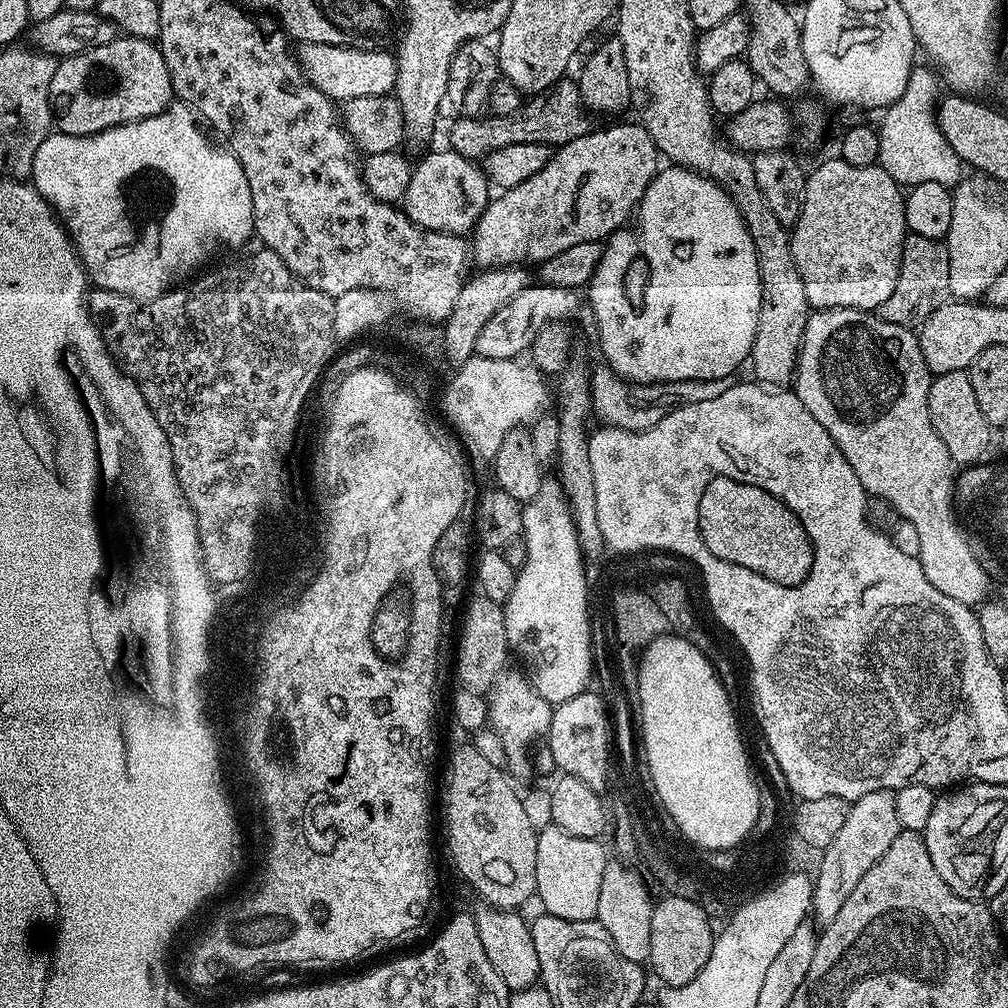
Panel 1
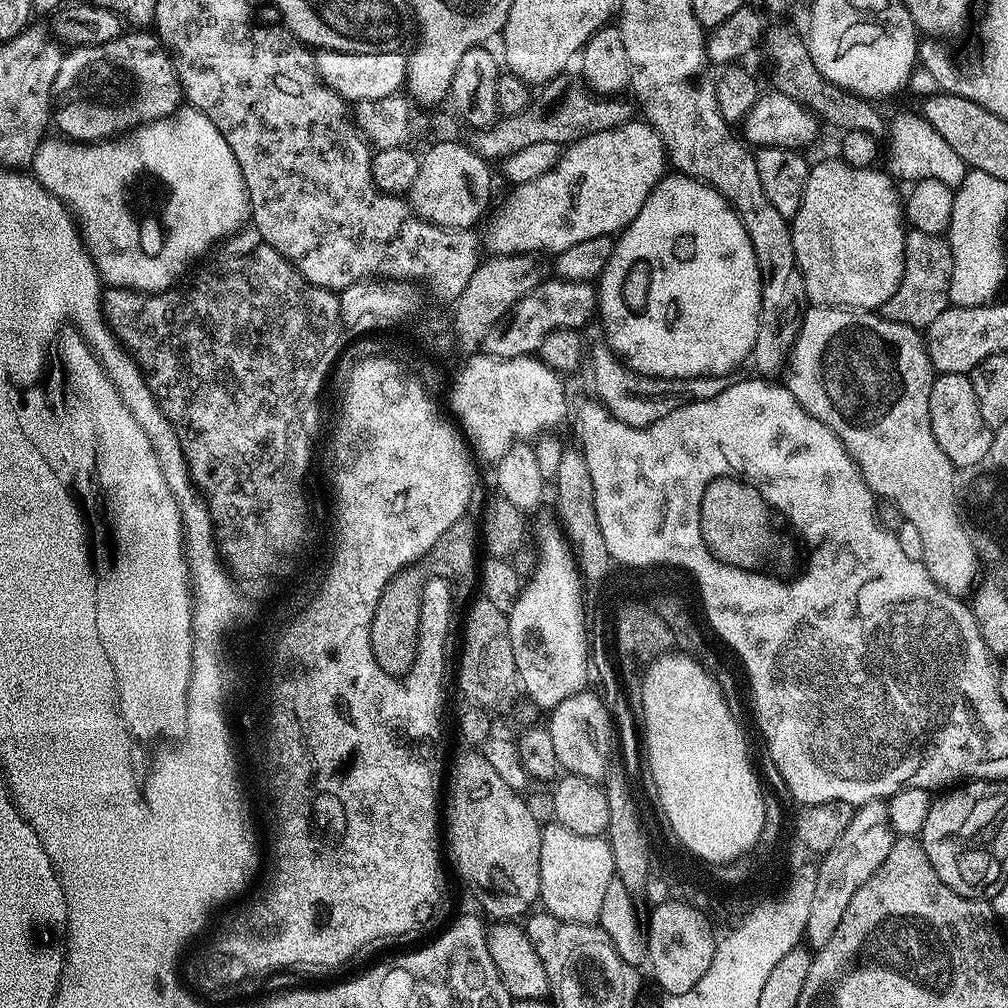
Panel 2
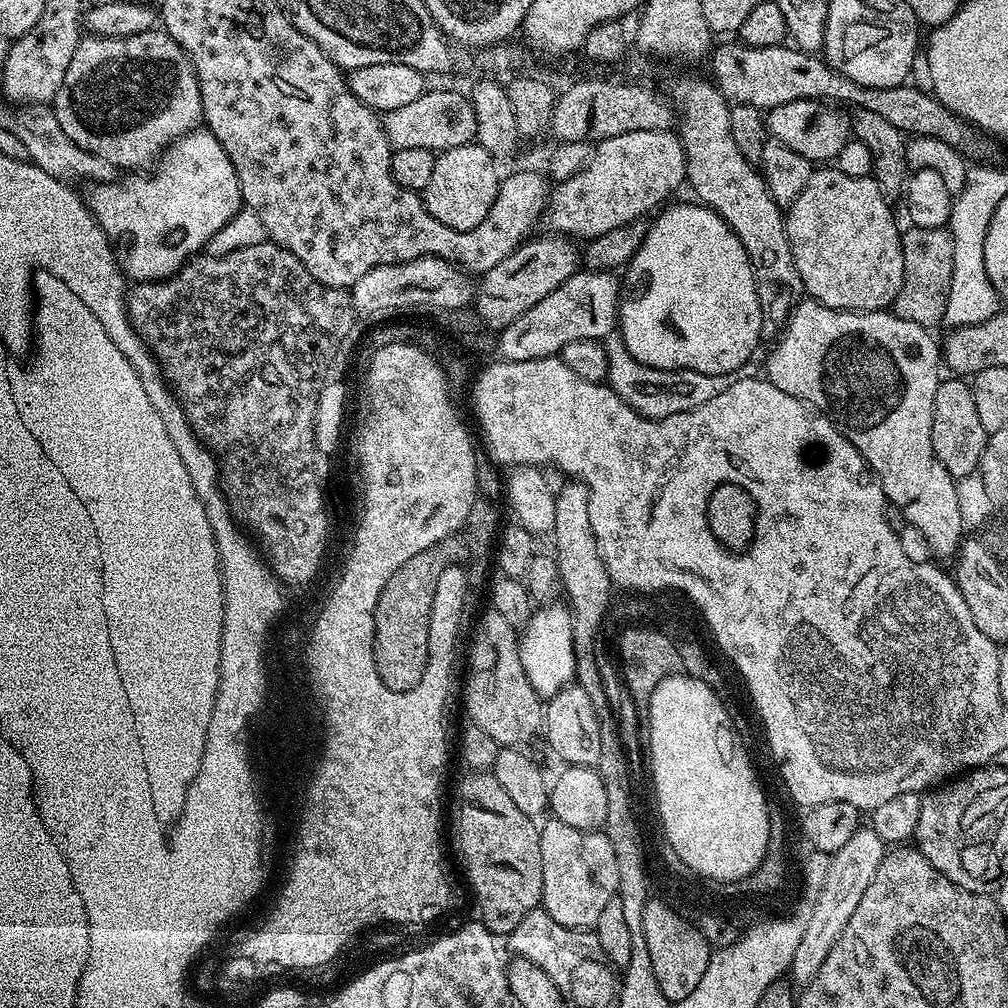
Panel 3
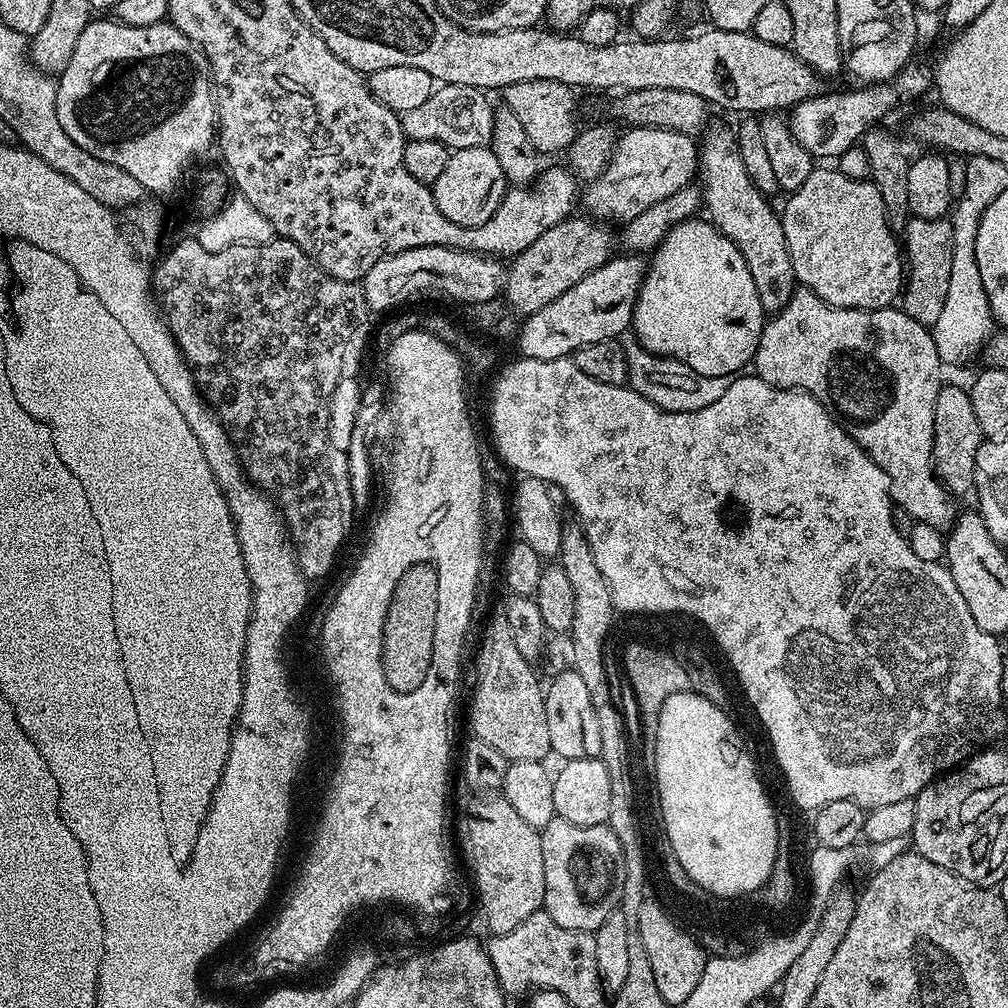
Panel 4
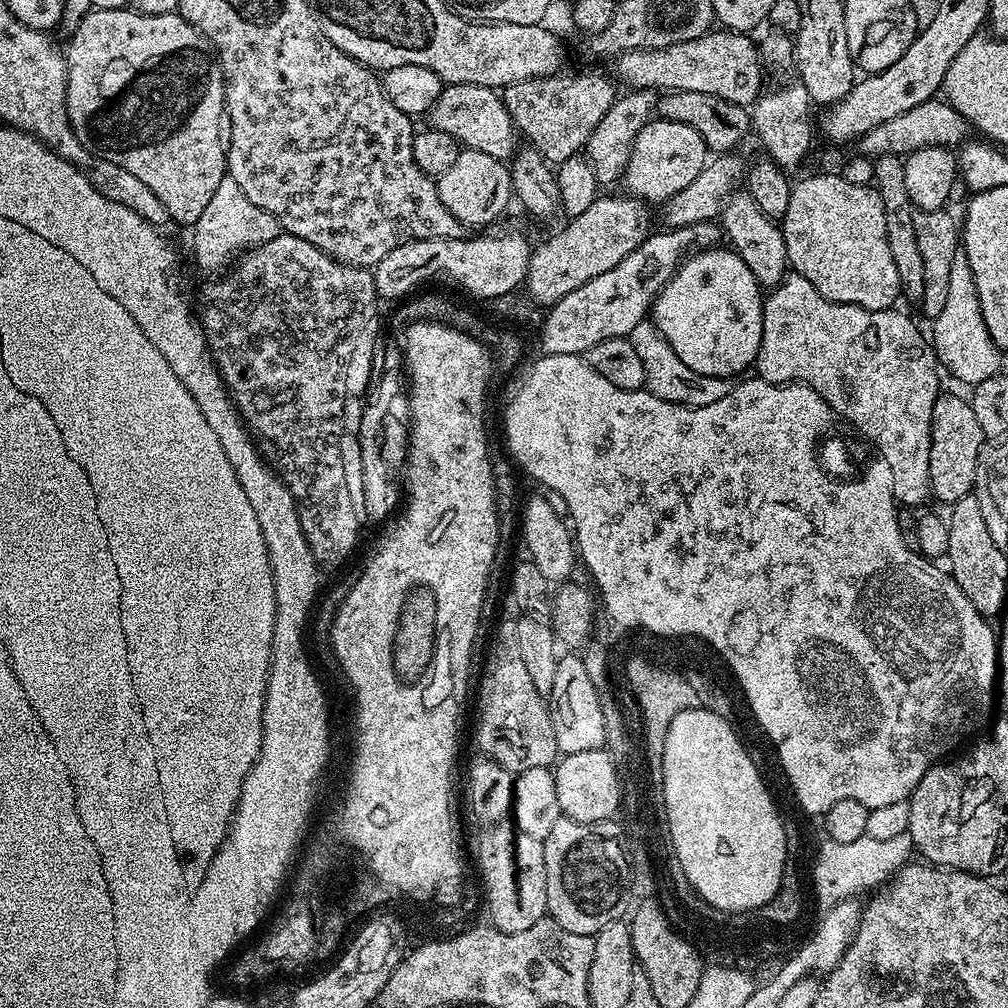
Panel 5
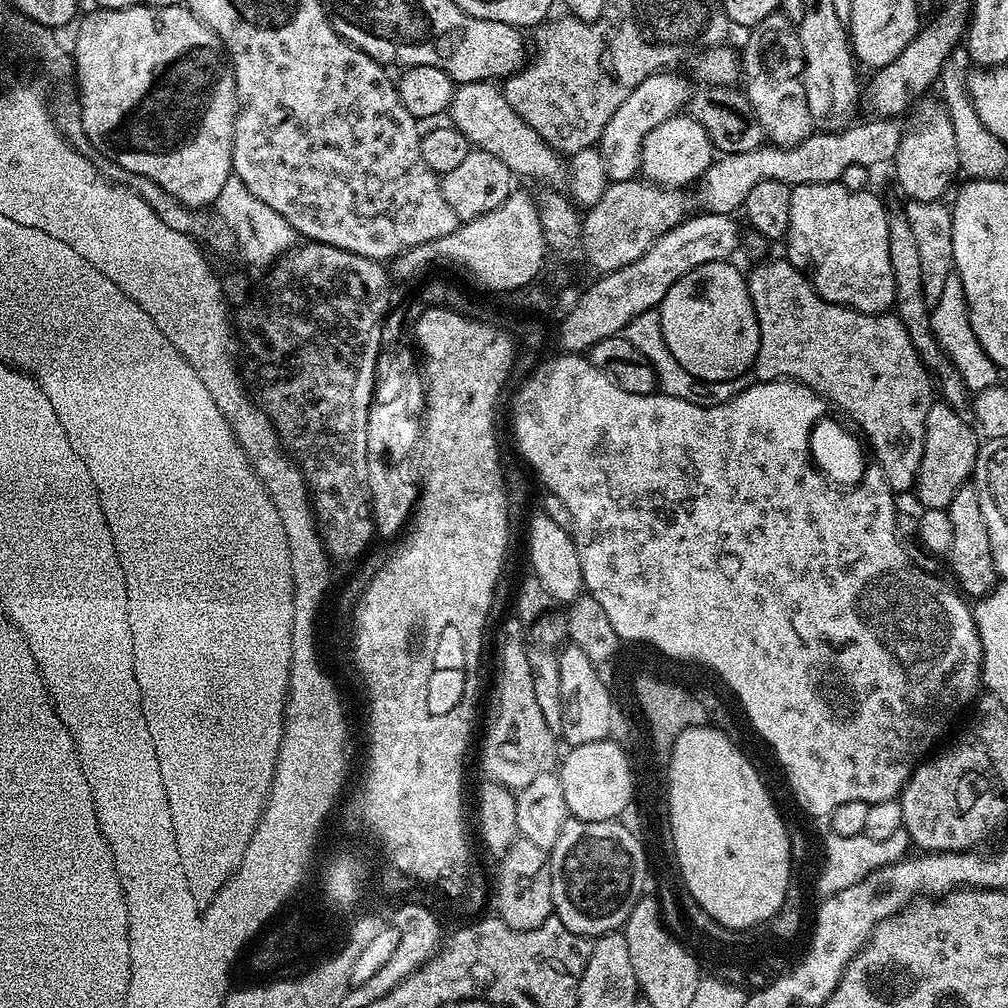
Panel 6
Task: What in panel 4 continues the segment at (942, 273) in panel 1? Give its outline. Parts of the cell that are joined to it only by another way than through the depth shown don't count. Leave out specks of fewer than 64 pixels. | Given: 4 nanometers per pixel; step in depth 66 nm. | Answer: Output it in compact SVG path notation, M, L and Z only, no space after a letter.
M912 216L904 225L902 252L906 257L902 310L907 316L914 318L914 322L925 326L934 325L942 314L942 306L946 306L946 293L950 291L950 266L954 263L954 230L951 219L931 220Z

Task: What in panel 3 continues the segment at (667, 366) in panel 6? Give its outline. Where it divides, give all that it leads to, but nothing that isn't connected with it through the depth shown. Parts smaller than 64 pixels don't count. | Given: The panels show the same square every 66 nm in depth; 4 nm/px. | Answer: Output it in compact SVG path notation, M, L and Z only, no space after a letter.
M613 330L604 336L603 346L606 350L608 378L607 384L624 402L631 406L637 413L652 420L668 417L670 414L689 412L705 402L722 394L727 387L734 386L737 382L753 379L755 377L755 363L748 361L730 374L701 374L698 371L676 369L664 371L661 368L648 367L638 362L625 345L618 330Z

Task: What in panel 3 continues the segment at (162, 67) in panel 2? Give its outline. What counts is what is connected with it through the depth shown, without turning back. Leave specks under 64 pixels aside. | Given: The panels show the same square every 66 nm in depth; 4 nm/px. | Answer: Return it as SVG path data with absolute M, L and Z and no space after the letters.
M163 30L118 38L89 35L81 39L78 50L74 50L74 58L70 58L66 78L62 78L62 86L56 92L54 111L58 126L62 126L70 142L82 146L82 150L90 154L98 154L98 158L106 158L106 162L118 170L151 169L161 152L177 136L193 131L204 114L196 71L182 46Z

